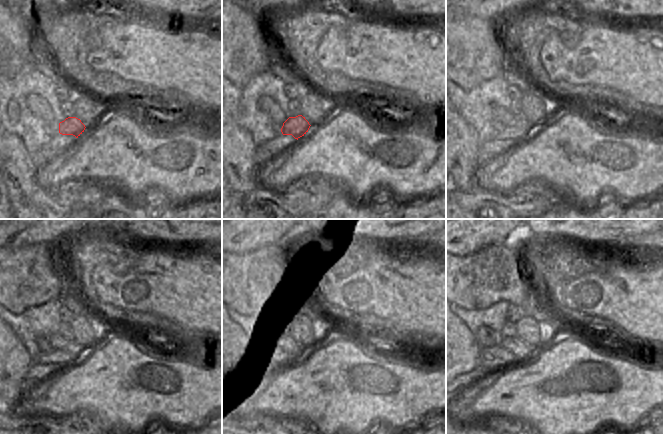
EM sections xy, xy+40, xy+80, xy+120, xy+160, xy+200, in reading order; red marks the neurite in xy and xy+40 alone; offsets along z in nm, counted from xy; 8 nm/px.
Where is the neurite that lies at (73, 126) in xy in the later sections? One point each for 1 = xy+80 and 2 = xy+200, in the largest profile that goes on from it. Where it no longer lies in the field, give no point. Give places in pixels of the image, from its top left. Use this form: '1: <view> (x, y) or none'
1: xy+80 (516, 131)
2: xy+200 (491, 359)

